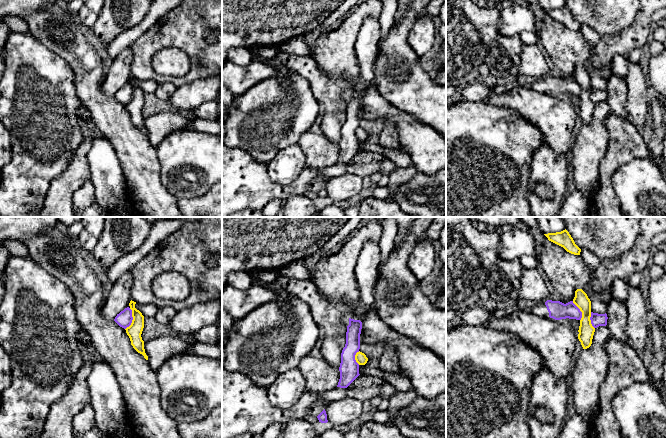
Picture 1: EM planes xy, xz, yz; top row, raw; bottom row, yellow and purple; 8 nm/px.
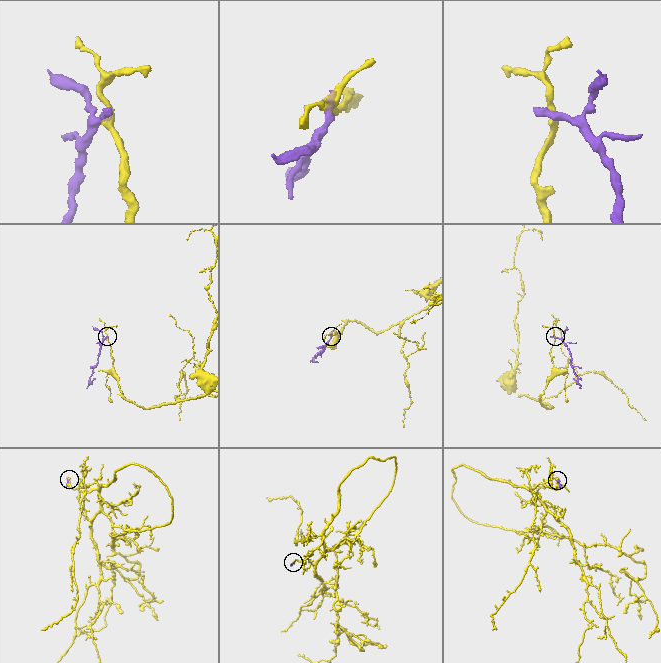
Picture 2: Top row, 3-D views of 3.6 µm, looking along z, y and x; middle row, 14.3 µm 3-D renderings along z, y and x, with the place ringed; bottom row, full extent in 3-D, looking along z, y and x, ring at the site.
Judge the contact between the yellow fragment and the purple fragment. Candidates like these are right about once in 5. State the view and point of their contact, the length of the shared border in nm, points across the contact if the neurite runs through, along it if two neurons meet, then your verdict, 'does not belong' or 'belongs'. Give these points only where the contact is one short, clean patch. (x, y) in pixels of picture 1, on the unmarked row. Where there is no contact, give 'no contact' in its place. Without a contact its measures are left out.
contact xy (133, 95); length 180 nm; border xy (130, 84), (132, 98), (125, 105); does not belong

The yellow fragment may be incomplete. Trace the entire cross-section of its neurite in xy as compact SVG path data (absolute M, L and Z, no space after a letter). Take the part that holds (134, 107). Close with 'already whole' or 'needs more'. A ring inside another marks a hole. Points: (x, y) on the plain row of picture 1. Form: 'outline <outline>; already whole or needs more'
outline M130 77L129 82L132 86L132 99L129 103L127 103L126 109L130 114L131 121L133 124L140 130L144 132L146 136L148 136L148 132L145 129L144 125L144 117L142 116L141 110L144 104L144 92L142 89L135 84L136 78Z; already whole

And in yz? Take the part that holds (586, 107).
outline M582 65L575 67L575 73L573 79L582 88L582 94L580 96L578 115L581 118L583 125L587 125L592 120L595 104L591 100L591 77L587 70Z; already whole

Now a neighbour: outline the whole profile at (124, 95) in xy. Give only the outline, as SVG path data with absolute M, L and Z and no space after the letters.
M127 83L115 93L114 97L122 104L126 105L132 99L132 86Z

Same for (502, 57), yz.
M519 34L500 35L495 38L484 57L484 63L489 67L490 74L501 79L517 77L522 46Z

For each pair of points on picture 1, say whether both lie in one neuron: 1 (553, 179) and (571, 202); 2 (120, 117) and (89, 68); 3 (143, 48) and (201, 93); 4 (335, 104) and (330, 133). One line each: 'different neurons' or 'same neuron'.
1: different neurons
2: same neuron
3: different neurons
4: same neuron

